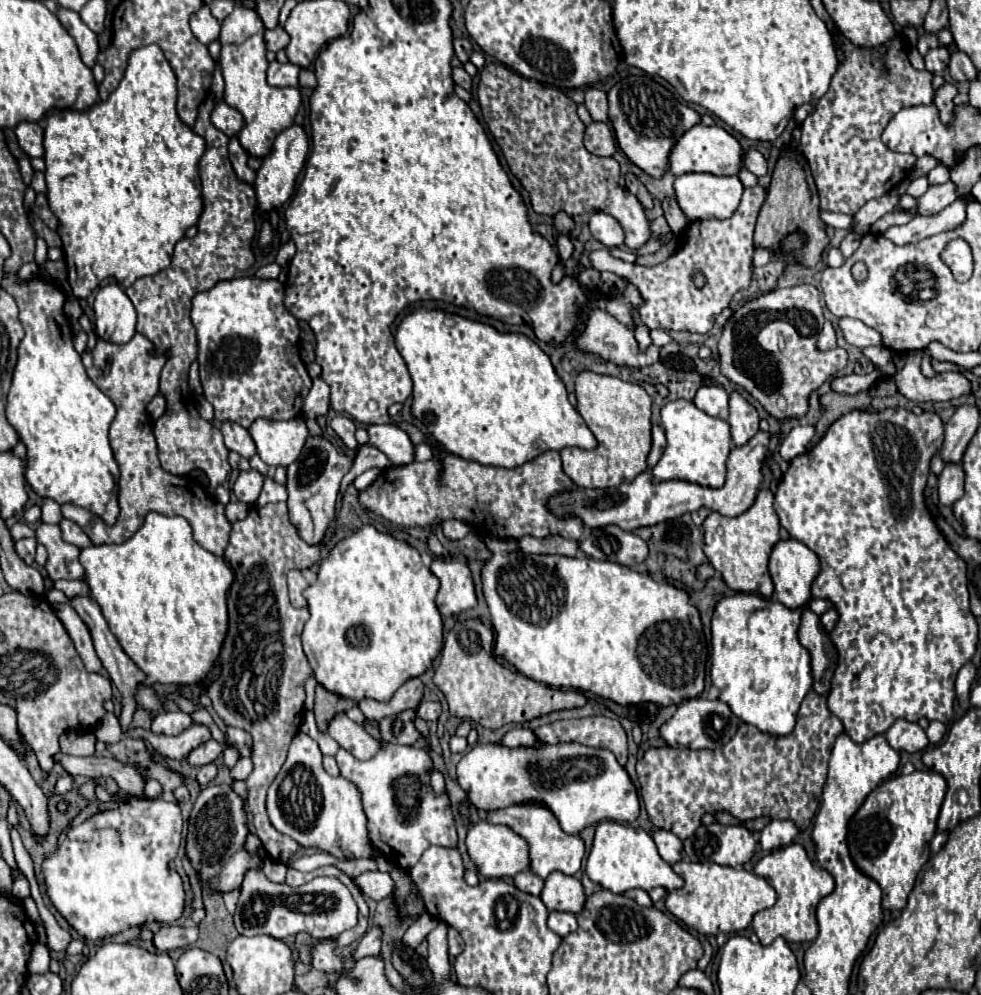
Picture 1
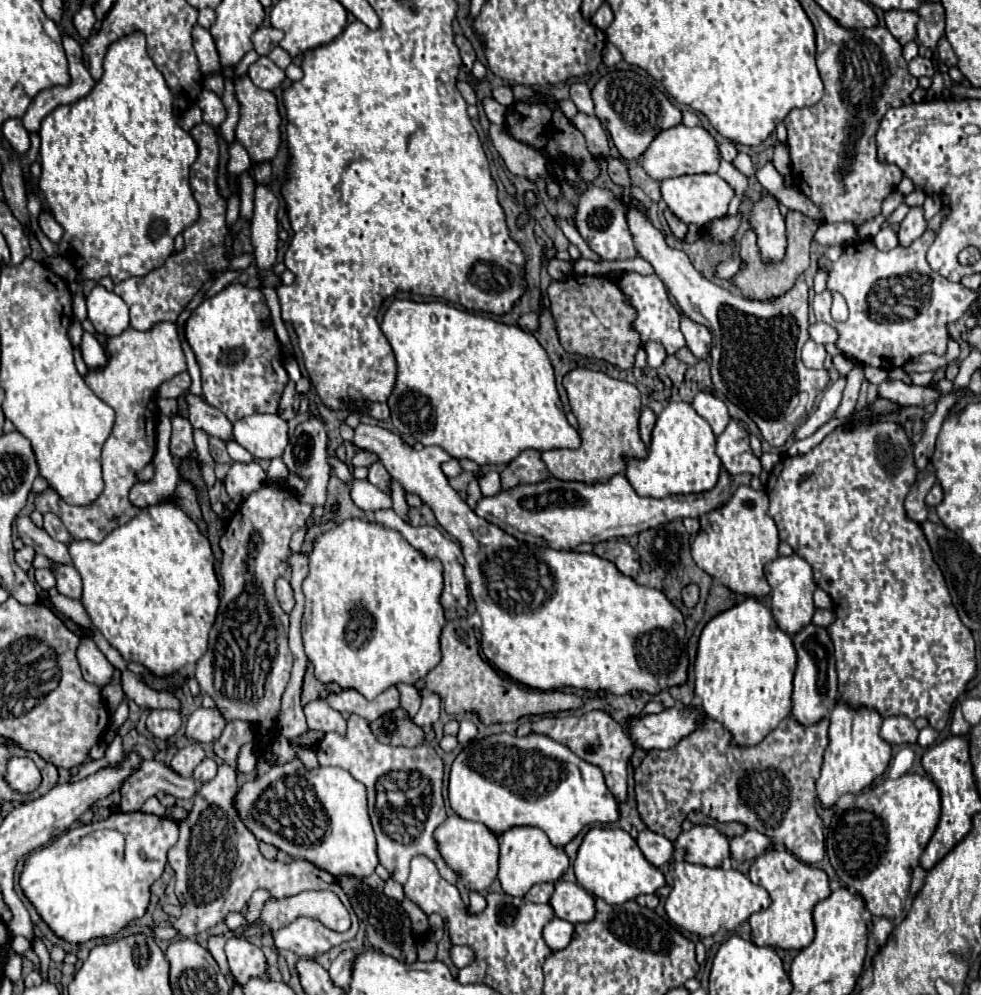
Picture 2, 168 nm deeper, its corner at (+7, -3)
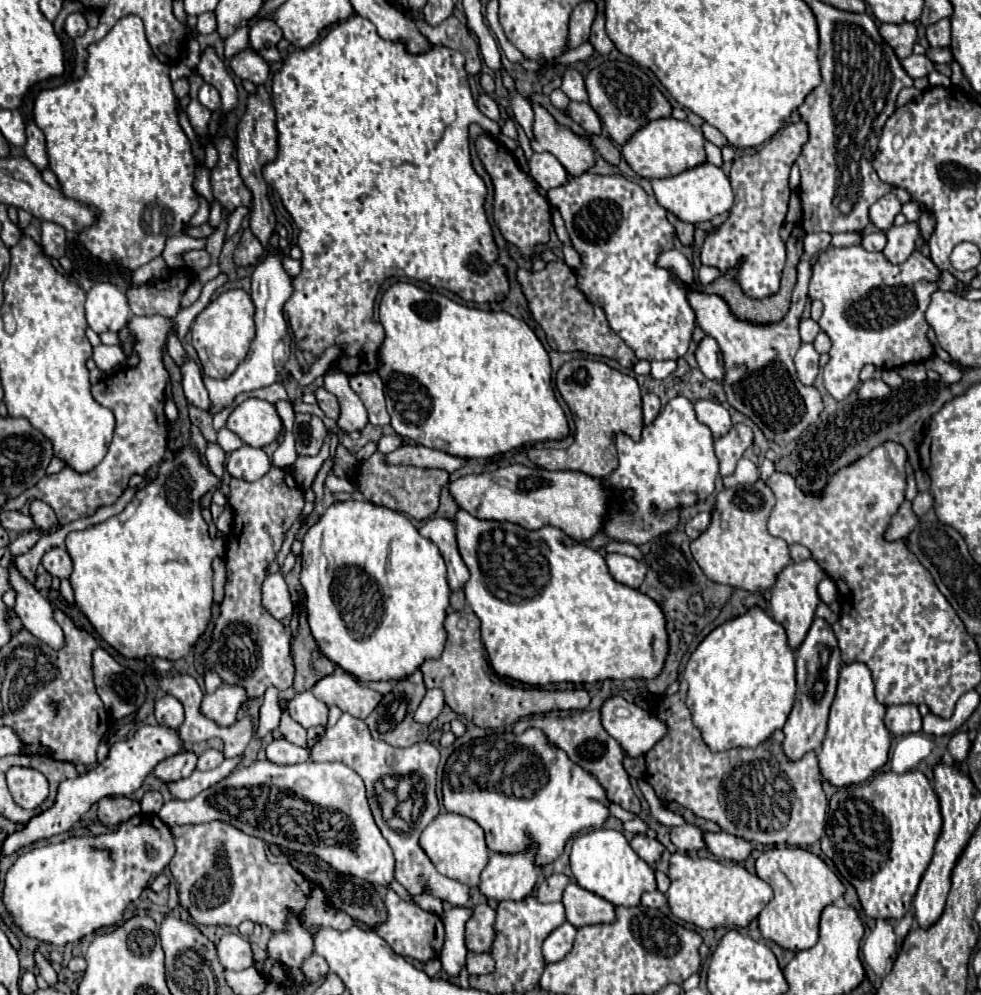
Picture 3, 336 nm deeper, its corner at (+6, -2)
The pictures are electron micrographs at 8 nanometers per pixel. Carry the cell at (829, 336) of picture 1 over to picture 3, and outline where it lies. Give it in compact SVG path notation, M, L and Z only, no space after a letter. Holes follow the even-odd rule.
M802 344L800 350L796 352L794 362L796 362L798 378L804 384L814 384L814 380L818 376L818 360L820 360L820 354L816 352L816 348L812 344Z

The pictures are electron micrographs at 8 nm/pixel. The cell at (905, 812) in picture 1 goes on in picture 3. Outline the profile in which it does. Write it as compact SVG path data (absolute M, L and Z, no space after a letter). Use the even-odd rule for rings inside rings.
M918 770L904 774L882 772L864 784L840 788L830 798L826 830L820 844L822 852L834 862L842 878L856 888L862 908L868 916L882 920L900 920L912 906L918 882L934 854L934 844L938 840L940 828L942 828L940 802L932 784L922 772Z

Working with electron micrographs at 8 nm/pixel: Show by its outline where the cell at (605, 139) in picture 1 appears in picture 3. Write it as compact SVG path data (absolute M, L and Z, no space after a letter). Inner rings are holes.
M570 102L568 112L570 112L570 118L572 118L576 124L580 124L588 134L600 134L600 132L602 132L600 118L598 118L598 114L592 110L590 104L586 104L586 102Z

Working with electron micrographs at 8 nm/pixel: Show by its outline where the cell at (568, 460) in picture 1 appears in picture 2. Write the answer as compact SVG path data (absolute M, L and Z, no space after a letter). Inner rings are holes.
M579 367L563 377L563 387L567 391L571 411L579 421L581 447L551 449L541 453L541 459L553 477L563 481L601 483L625 471L623 457L639 457L639 459L647 457L647 447L639 437L637 423L641 415L641 395L635 385L613 379L601 371Z

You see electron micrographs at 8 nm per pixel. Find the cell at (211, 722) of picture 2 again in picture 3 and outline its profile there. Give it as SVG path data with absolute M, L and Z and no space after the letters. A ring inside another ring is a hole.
M222 684L214 694L206 694L202 700L202 714L210 716L216 724L234 724L238 718L238 710L246 700L246 692L240 686Z

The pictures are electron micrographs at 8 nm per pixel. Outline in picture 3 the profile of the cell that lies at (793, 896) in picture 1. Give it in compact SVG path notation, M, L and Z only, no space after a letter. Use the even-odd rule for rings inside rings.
M772 848L756 860L756 874L774 890L774 900L758 914L758 928L764 938L774 940L786 950L806 950L818 942L818 922L824 906L844 894L842 882L826 862L802 848Z

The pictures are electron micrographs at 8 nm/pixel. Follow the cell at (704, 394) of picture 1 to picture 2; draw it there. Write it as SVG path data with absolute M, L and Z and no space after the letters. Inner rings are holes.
M699 393L691 405L711 425L715 435L721 435L723 429L727 427L727 423L731 421L725 403L721 399L717 399L713 393Z

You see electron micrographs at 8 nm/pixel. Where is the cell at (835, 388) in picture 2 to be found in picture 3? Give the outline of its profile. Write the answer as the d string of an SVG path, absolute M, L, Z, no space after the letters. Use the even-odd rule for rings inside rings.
M832 246L818 254L812 272L810 296L824 302L818 324L832 340L830 362L824 366L824 386L834 400L850 396L864 364L900 368L934 356L924 312L930 306L930 292L938 288L940 270L930 258L916 250L902 264L890 264L882 252L868 252L862 246Z

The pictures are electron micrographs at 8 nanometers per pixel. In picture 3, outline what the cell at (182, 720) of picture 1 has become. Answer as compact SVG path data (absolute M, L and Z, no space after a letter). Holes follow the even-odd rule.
M164 696L156 702L156 720L160 726L166 726L166 728L172 728L172 730L178 730L180 724L184 722L184 710L182 710L182 704L174 698L174 696Z

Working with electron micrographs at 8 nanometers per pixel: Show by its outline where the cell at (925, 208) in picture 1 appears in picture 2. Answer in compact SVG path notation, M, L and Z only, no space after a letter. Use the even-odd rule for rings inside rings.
M913 207L909 209L907 217L901 221L897 237L899 237L899 245L901 247L909 247L915 239L919 239L927 229L927 221L923 219L923 209L921 207Z

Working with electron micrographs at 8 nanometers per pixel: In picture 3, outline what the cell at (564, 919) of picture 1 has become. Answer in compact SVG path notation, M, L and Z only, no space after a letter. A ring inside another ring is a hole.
M564 922L554 932L550 932L550 936L544 940L544 948L542 948L544 960L546 962L562 960L574 944L574 936L576 936L576 928L570 922Z

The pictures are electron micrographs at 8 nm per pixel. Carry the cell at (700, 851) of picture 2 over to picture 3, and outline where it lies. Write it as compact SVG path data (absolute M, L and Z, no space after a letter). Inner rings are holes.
M682 824L678 828L672 828L670 832L672 844L680 852L688 852L688 854L698 854L700 850L706 850L706 842L702 840L702 836L704 832L694 824Z

